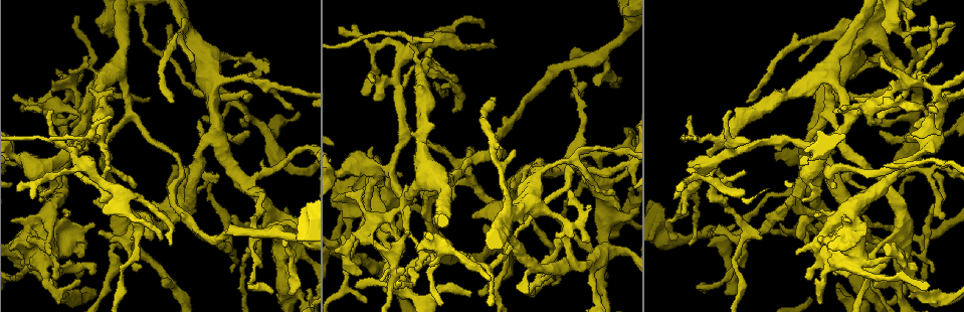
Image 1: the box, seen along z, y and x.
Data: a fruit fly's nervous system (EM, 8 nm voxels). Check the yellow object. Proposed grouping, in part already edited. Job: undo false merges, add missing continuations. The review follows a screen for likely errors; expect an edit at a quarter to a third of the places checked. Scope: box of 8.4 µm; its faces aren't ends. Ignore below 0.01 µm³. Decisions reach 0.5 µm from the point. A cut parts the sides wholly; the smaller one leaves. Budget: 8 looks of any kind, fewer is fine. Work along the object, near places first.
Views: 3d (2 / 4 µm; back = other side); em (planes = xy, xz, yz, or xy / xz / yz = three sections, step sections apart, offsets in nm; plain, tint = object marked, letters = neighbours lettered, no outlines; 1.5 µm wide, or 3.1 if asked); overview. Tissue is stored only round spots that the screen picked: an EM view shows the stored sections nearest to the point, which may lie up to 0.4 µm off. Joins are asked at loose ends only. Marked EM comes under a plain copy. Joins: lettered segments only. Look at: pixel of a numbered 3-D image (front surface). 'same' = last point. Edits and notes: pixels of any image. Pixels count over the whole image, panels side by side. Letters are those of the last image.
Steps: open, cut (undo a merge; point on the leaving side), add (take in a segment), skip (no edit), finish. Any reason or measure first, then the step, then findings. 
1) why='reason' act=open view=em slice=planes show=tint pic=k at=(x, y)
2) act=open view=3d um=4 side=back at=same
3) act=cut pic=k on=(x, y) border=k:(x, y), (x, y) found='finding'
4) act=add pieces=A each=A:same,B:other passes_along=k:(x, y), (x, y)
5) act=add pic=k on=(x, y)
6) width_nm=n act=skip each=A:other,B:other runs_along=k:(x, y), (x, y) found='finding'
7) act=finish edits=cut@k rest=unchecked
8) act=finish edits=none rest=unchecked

why='end of a long branch' act=open view=em slice=planes show=letters pic=1 at=(172, 102)

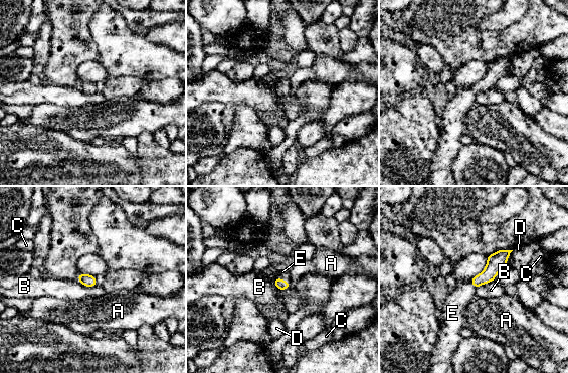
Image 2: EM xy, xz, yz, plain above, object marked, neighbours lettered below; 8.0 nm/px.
act=add pieces=E each=A:other,B:other,C:other,D:other,E:same passes_along=2:(281, 285), (281, 280), (282, 271) found='the neuron continues'

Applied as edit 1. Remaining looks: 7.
why='see it whole again' act=open view=overview

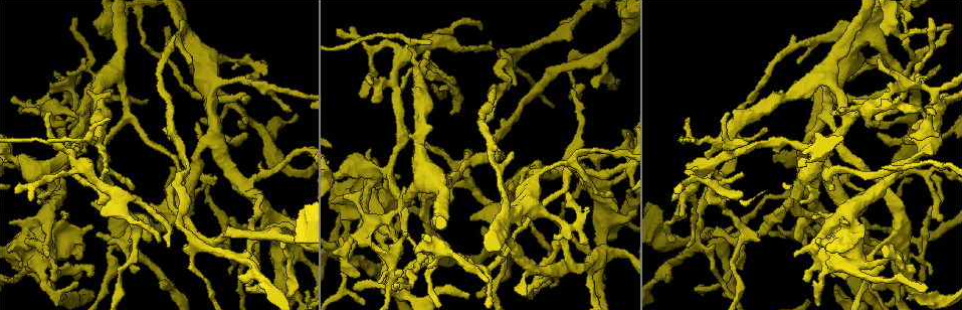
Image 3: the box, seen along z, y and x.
why='calibre changes' act=open view=3d um=4 side=back pic=3 at=(182, 183)

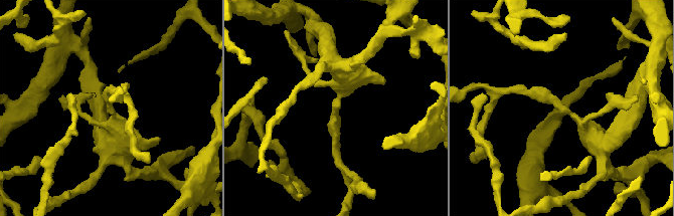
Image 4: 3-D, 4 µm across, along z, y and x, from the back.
act=open view=em slice=planes show=letters pic=4 at=(563, 109)

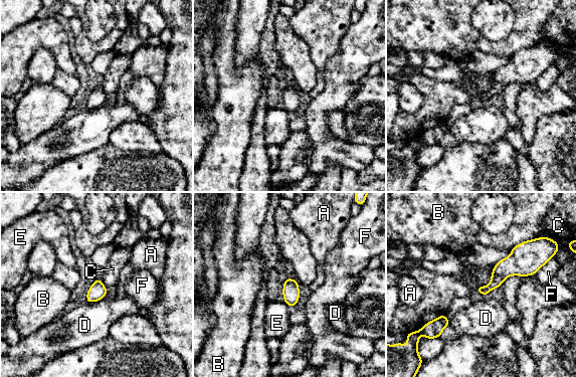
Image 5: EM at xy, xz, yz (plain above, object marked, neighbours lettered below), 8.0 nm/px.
act=skip each=A:other,B:other,C:other,D:other,E:other,F:other border=5:(103, 298), (87, 302) found='all the same neuron'

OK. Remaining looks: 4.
why='calibre changes' act=open view=em slice=planes show=letters pic=3 at=(865, 294)

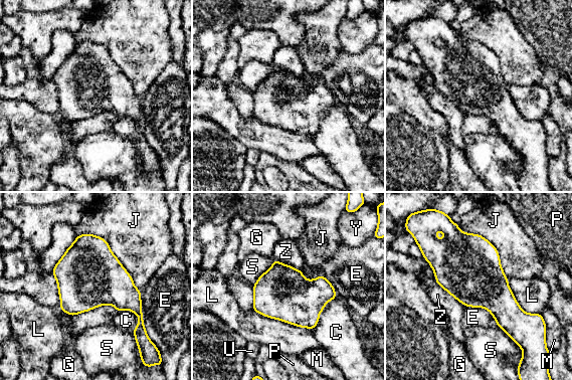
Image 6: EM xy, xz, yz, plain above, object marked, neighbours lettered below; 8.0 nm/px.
width_nm=440 act=skip each=C:other,E:other,G:other,J:other,L:other,M:other,P:other,S:other,U:other,Y:other,Z:other border=6:(301, 270), (323, 275), (337, 297) found='continuous, no second neuron'

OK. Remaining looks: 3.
act=finish edits=add@2 rest=unchecked

